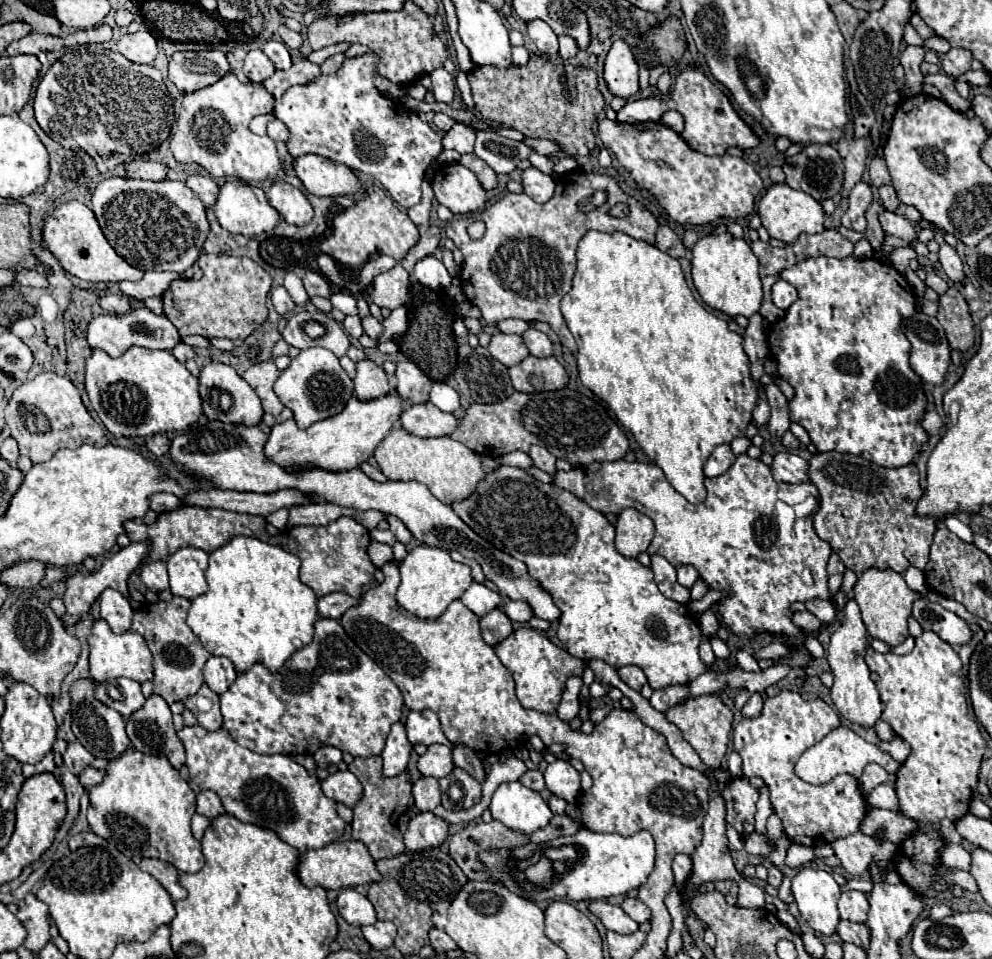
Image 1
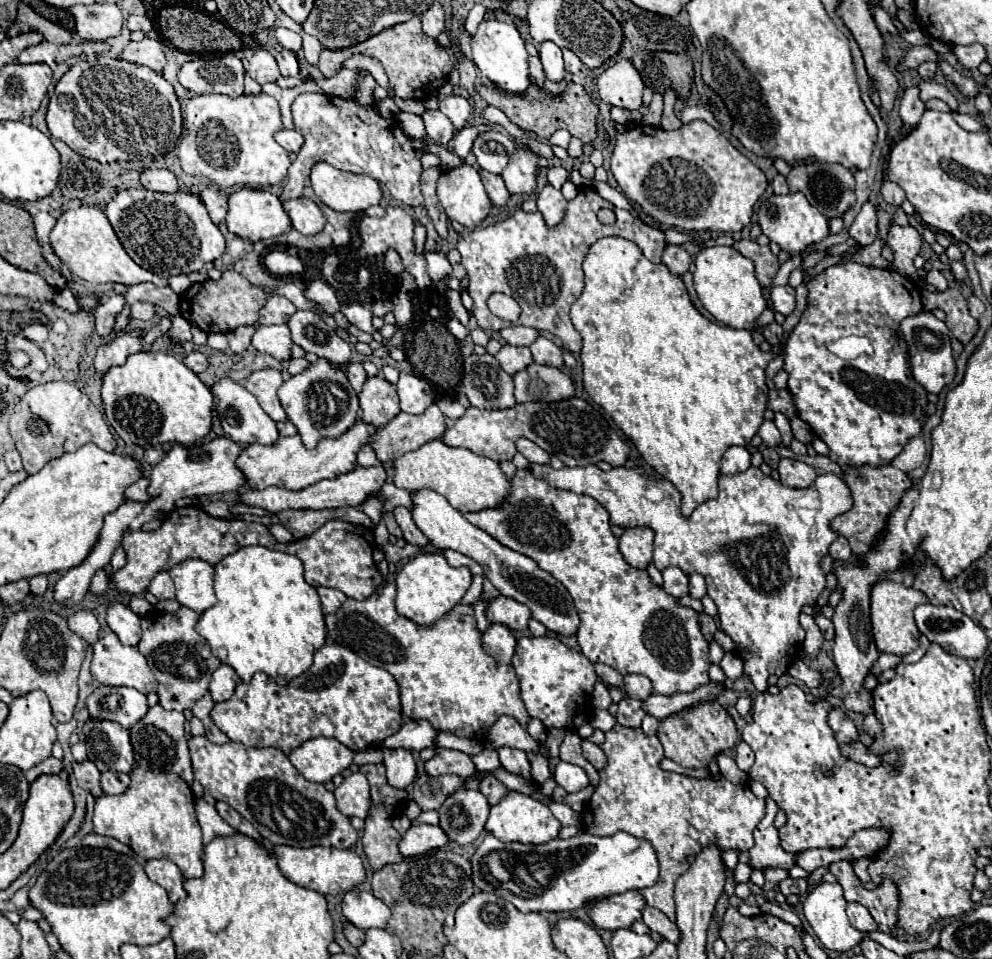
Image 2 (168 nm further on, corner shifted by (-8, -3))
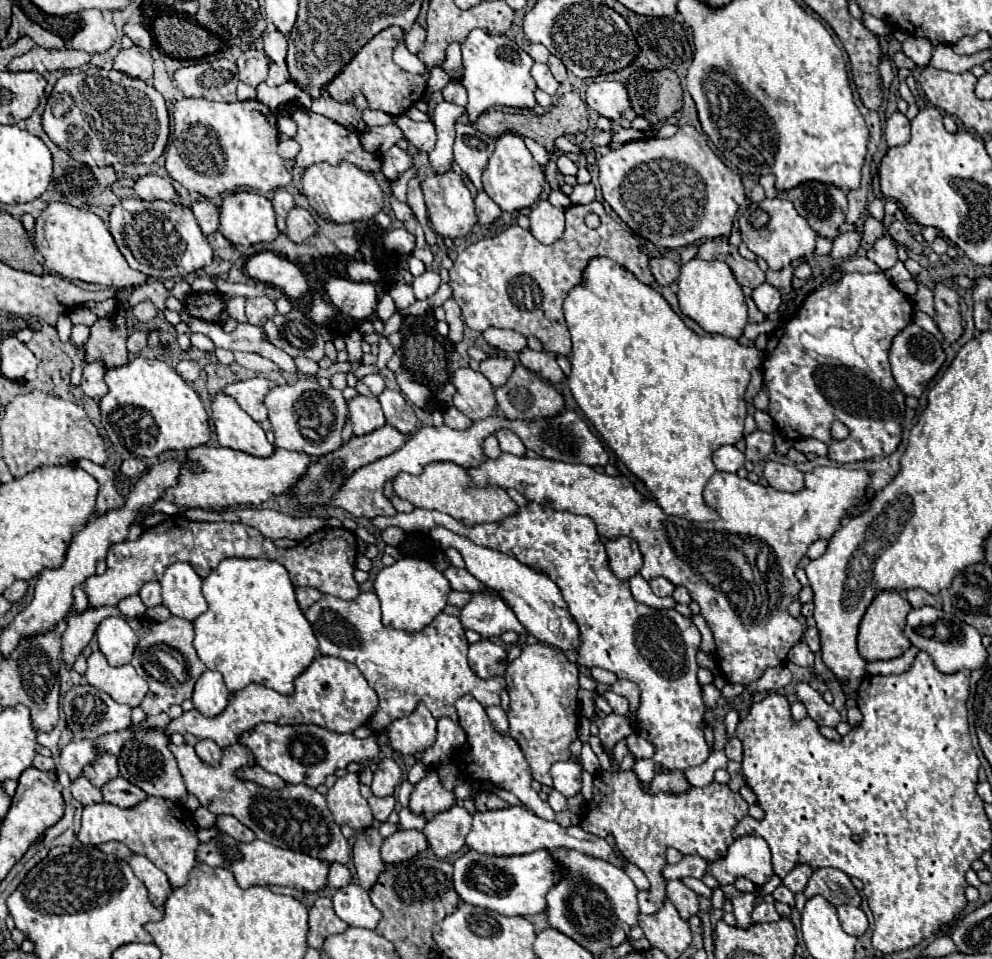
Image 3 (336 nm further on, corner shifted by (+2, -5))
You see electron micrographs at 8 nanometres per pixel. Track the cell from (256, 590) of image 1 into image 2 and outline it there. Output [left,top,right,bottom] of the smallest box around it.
[197,547,325,683]

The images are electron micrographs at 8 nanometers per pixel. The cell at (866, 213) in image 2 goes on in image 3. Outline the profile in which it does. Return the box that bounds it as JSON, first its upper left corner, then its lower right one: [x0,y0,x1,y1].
[831,229,861,261]

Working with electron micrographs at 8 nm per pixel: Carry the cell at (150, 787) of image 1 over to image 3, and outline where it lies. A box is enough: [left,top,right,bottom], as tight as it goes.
[77,797,199,887]

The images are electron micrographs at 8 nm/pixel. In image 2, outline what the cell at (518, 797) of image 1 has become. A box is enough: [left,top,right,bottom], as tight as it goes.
[485,791,561,845]

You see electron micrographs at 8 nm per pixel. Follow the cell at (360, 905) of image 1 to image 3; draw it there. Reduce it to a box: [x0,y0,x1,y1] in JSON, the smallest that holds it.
[333,885,381,929]

